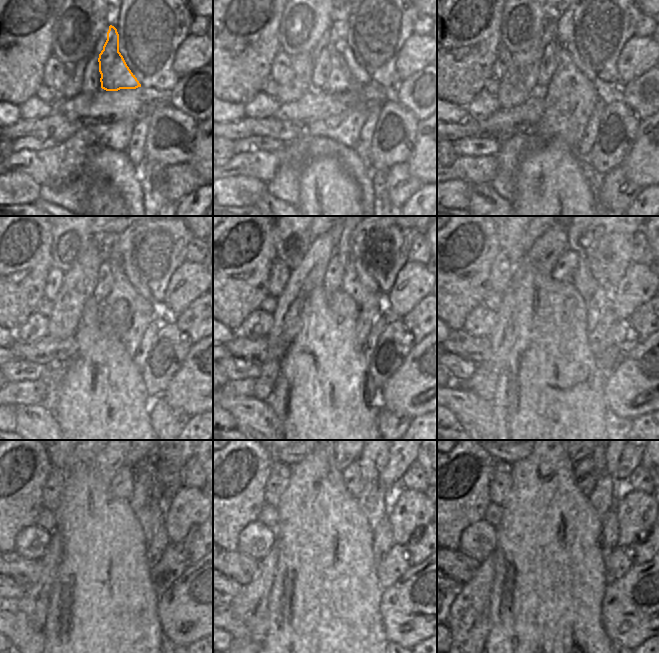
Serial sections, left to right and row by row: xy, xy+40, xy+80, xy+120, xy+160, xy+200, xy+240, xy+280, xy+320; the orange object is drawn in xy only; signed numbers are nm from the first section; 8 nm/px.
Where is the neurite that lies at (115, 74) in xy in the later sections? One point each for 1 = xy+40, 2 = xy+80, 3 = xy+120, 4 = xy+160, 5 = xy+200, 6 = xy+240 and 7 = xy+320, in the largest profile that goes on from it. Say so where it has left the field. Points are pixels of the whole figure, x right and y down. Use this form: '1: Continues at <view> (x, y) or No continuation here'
1: Continues at xy+40 (339, 28)
2: Continues at xy+80 (564, 33)
3: Continues at xy+120 (122, 244)
4: Continues at xy+160 (357, 237)
5: Continues at xy+200 (590, 236)
6: Continues at xy+240 (163, 460)
7: Continues at xy+320 (629, 460).

